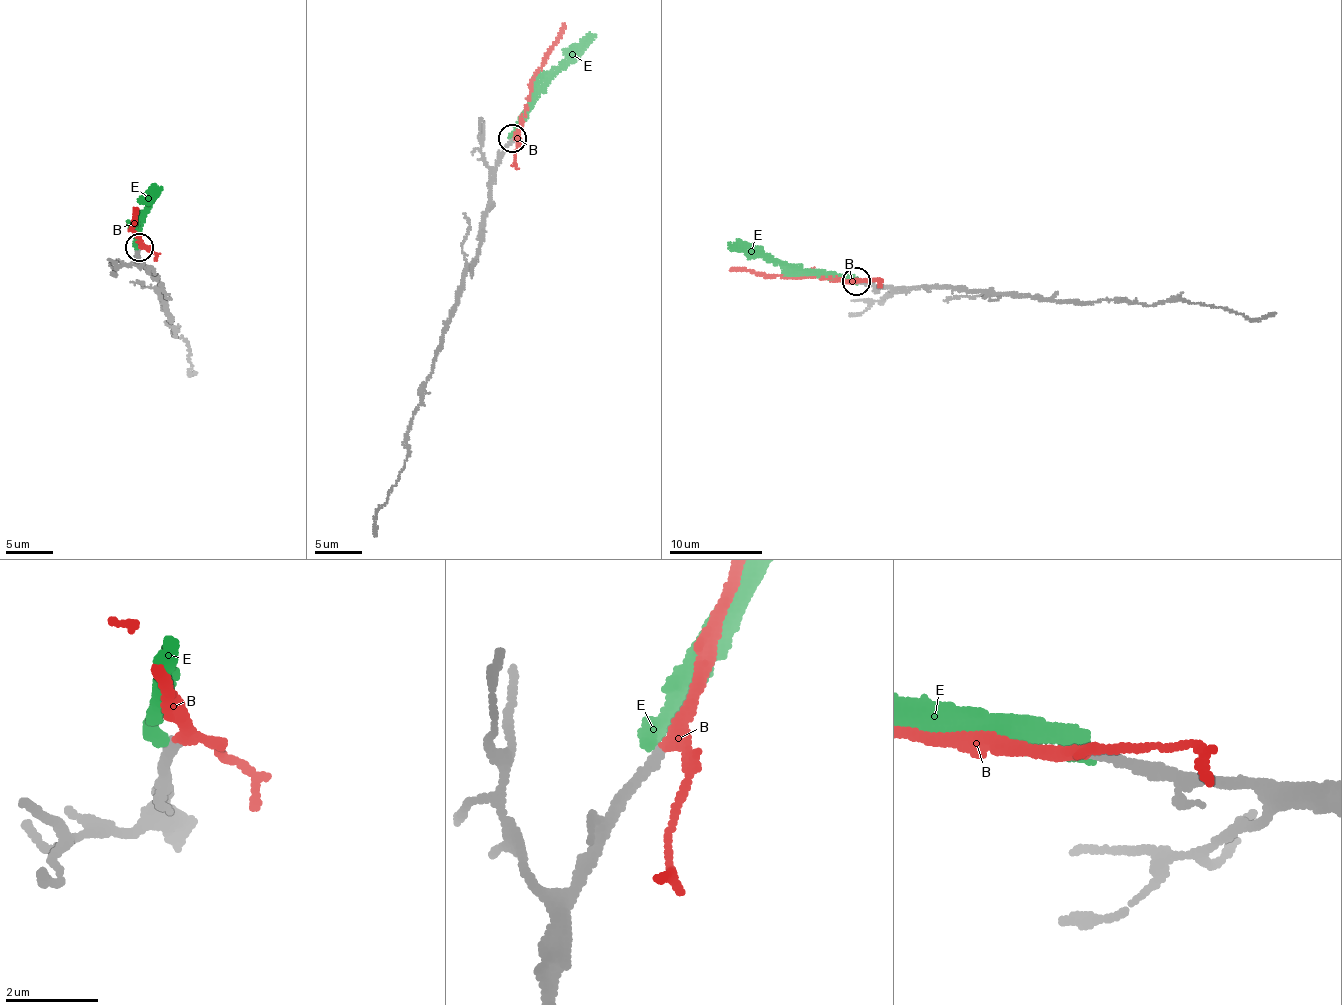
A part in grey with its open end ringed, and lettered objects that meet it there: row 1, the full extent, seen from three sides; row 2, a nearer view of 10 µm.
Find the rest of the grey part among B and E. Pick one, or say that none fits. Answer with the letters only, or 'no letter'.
B

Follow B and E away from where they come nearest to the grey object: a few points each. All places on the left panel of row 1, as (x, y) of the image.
B: (140, 246), (136, 234), (128, 229), (135, 210)
E: (138, 246), (133, 241), (133, 229), (160, 186)

